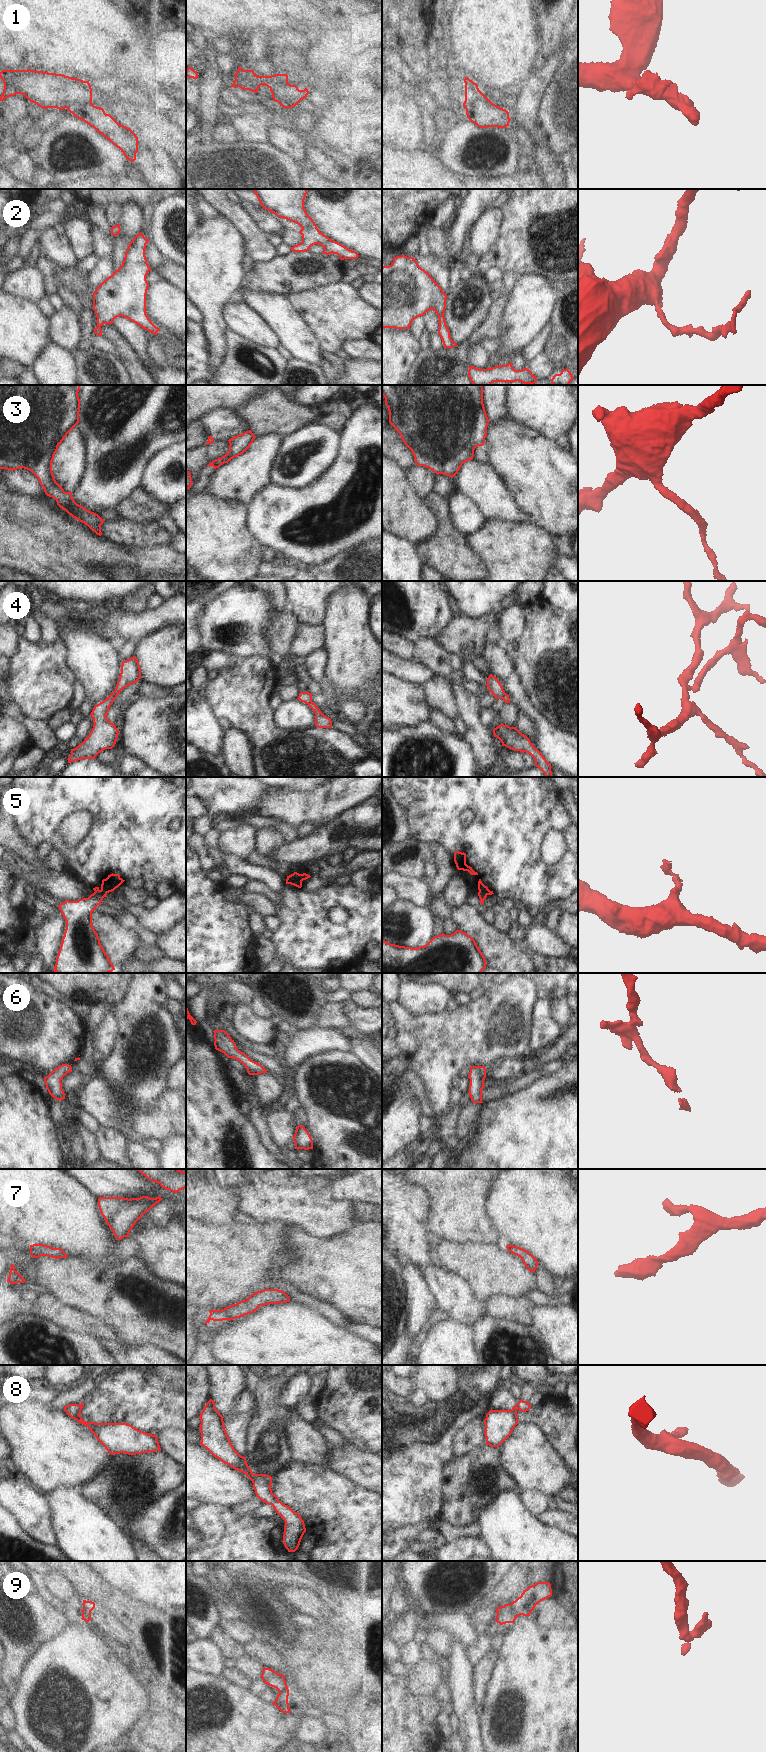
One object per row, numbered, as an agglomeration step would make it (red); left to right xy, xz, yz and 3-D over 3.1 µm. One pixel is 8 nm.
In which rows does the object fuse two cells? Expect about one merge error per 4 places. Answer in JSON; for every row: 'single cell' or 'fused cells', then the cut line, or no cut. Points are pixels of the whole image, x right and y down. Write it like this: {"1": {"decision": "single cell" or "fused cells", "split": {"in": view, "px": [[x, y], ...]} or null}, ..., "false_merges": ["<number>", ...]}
{"1": {"decision": "fused cells", "split": {"in": "xy", "px": [[91, 103], [85, 103], [68, 109]]}}, "2": {"decision": "single cell", "split": null}, "3": {"decision": "single cell", "split": null}, "4": {"decision": "fused cells", "split": {"in": "xz", "px": [[311, 701], [308, 704]]}}, "5": {"decision": "fused cells", "split": {"in": "xz", "px": [[301, 874], [292, 884]]}}, "6": {"decision": "single cell", "split": null}, "7": {"decision": "single cell", "split": null}, "8": {"decision": "single cell", "split": null}, "9": {"decision": "fused cells", "split": {"in": "yz", "px": [[510, 1604], [517, 1616]]}}, "false_merges": ["1", "4", "5", "9"]}

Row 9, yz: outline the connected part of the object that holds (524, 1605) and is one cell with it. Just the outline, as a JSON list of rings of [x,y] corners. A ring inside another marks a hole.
[[[537,1582],[523,1591],[520,1597],[511,1603],[518,1616],[530,1616],[535,1606],[541,1601],[552,1596],[549,1582]]]

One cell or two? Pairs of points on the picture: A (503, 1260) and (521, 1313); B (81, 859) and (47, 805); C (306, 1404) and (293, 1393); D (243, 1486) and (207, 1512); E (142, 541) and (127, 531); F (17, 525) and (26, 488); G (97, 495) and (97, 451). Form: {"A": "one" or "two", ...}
{"A": "two", "B": "one", "C": "two", "D": "two", "E": "one", "F": "two", "G": "one"}

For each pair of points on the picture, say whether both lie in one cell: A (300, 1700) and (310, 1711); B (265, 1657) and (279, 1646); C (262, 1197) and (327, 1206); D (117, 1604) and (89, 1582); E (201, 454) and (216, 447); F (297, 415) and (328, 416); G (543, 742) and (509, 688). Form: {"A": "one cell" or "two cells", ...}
{"A": "one cell", "B": "two cells", "C": "one cell", "D": "one cell", "E": "one cell", "F": "one cell", "G": "one cell"}

